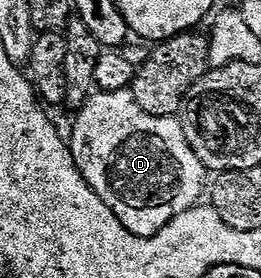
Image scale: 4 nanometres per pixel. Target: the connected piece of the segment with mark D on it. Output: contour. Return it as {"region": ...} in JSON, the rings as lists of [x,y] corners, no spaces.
{"region":[[[130,90],[95,91],[77,112],[70,136],[68,132],[68,147],[74,164],[100,202],[104,202],[104,206],[108,206],[108,210],[112,210],[114,217],[132,234],[143,238],[155,236],[165,224],[172,222],[172,218],[199,203],[202,179],[208,176],[208,172],[202,167],[200,158],[196,158],[192,146],[188,146],[181,119],[146,114],[136,106]]]}

